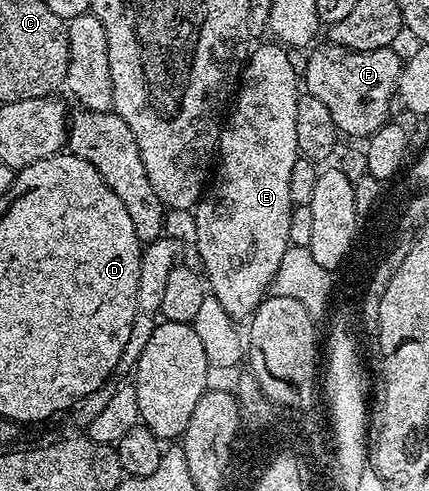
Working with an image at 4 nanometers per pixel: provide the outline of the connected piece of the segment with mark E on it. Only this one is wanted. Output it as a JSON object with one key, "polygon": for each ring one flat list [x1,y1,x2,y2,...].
{"polygon":[[274,45,259,46,256,50,254,47,250,51,241,75,241,85,238,87,237,97,234,99,233,109,230,111,230,114,232,113,231,119,228,122,226,119,225,129,219,136,219,149,217,151,219,171,217,171,217,166,209,189,200,198,198,206,193,211,195,223,197,224,197,252,203,261,201,270,209,287,210,297,221,300,221,306,225,308,225,312,229,312,232,318,236,320,243,320,243,317,246,319,248,316,253,315,259,305,263,303,264,298,268,297,273,276,277,276,277,268,281,268,281,256,285,256,288,246,291,245,289,240,289,216,293,209,293,203,289,196,289,172,293,172,293,164,301,156,297,148,297,100,301,93,301,82,297,77,297,66,295,70,290,56,287,55,290,53,282,45]]}

